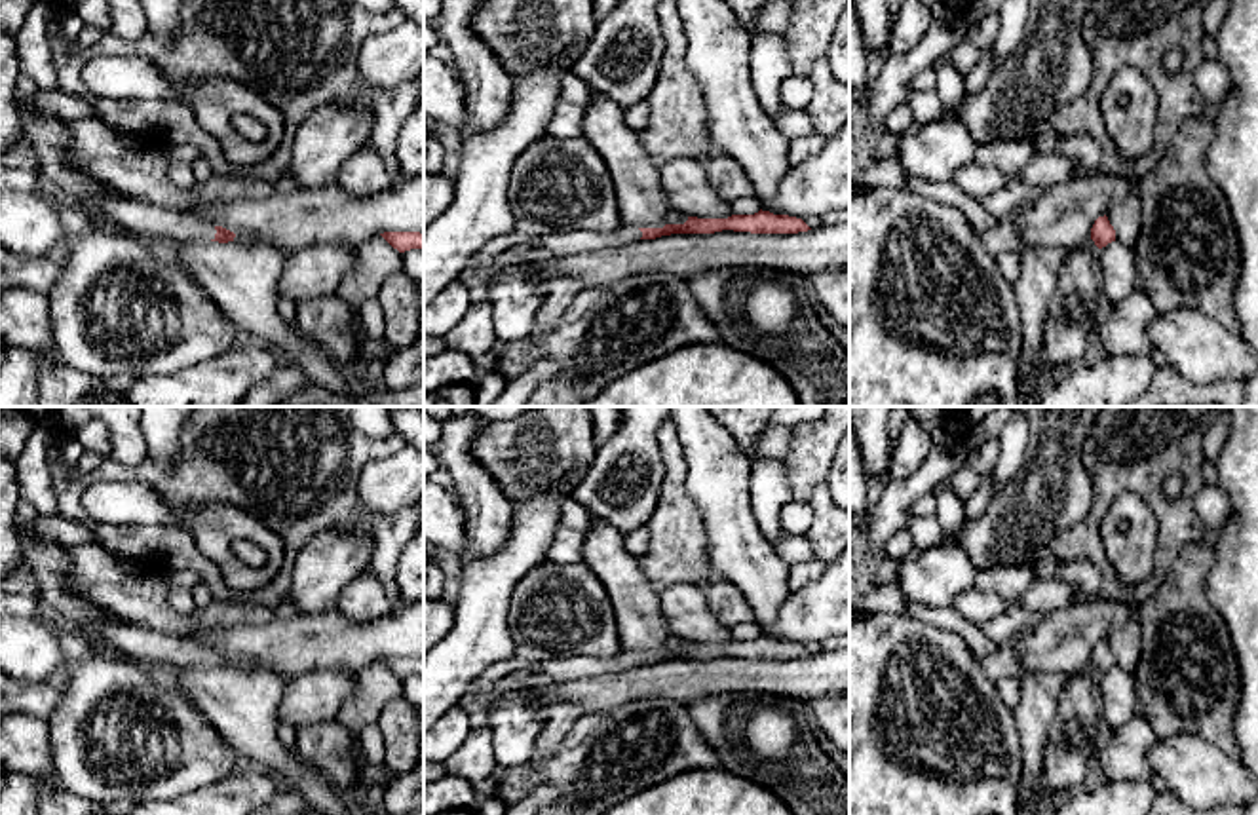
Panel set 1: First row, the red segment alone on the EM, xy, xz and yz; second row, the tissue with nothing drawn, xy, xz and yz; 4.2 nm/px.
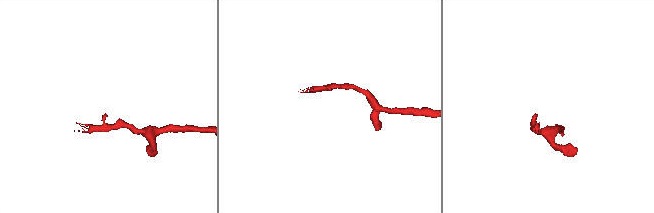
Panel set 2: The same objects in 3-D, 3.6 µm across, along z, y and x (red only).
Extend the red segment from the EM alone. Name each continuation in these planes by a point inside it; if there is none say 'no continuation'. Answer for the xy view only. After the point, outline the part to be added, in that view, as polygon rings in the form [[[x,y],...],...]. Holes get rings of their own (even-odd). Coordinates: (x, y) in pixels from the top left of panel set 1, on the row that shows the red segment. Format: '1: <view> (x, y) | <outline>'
1: xy (152, 223) | [[[106,196],[93,201],[65,203],[76,211],[84,211],[105,224],[124,226],[143,239],[163,241],[163,239],[215,239],[215,226],[200,220],[194,215],[184,215],[154,203],[144,203],[124,196]]]

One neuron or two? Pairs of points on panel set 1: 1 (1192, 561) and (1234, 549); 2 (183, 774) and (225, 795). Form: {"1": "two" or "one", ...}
{"1": "two", "2": "two"}

